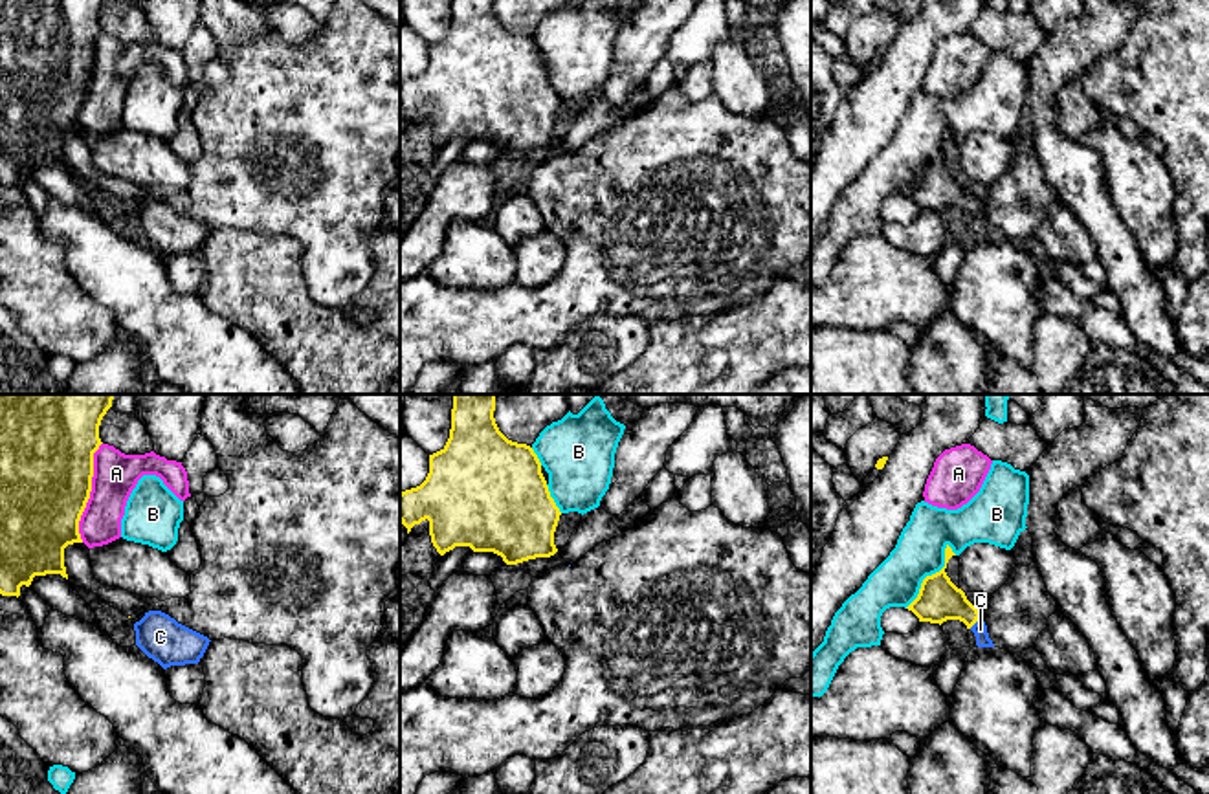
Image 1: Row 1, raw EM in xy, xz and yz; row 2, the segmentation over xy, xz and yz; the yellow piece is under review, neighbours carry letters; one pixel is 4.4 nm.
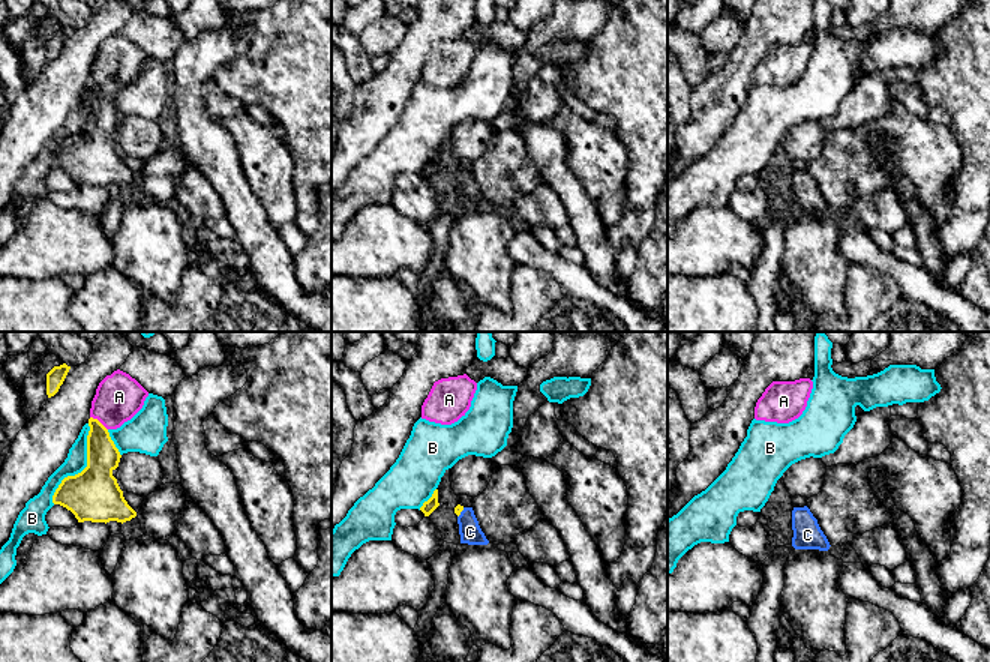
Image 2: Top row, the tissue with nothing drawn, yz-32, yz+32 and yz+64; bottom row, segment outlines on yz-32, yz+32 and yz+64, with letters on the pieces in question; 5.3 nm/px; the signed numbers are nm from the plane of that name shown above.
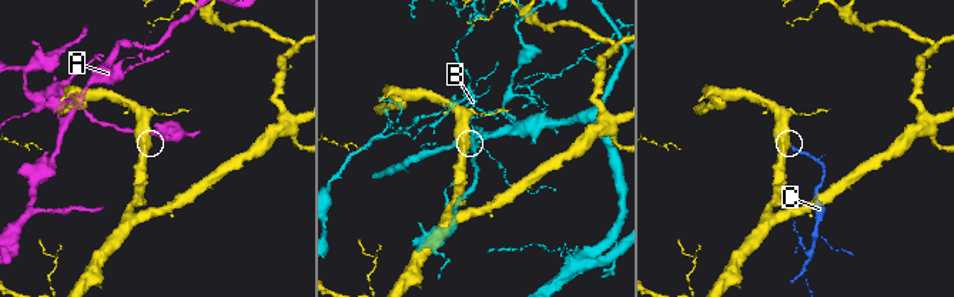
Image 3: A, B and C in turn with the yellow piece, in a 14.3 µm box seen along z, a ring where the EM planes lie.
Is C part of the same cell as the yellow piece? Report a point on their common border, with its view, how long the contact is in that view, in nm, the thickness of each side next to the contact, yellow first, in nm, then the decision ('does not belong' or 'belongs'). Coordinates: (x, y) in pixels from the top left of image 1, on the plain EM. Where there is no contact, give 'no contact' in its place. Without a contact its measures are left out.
meets yellow in yz at (975, 211); contact 80 nm long; 190 nm thick on the yellow side, 60 nm on the other; belongs

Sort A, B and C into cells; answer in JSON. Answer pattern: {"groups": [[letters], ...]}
{"groups": [["A"], ["B"], ["C"]]}

